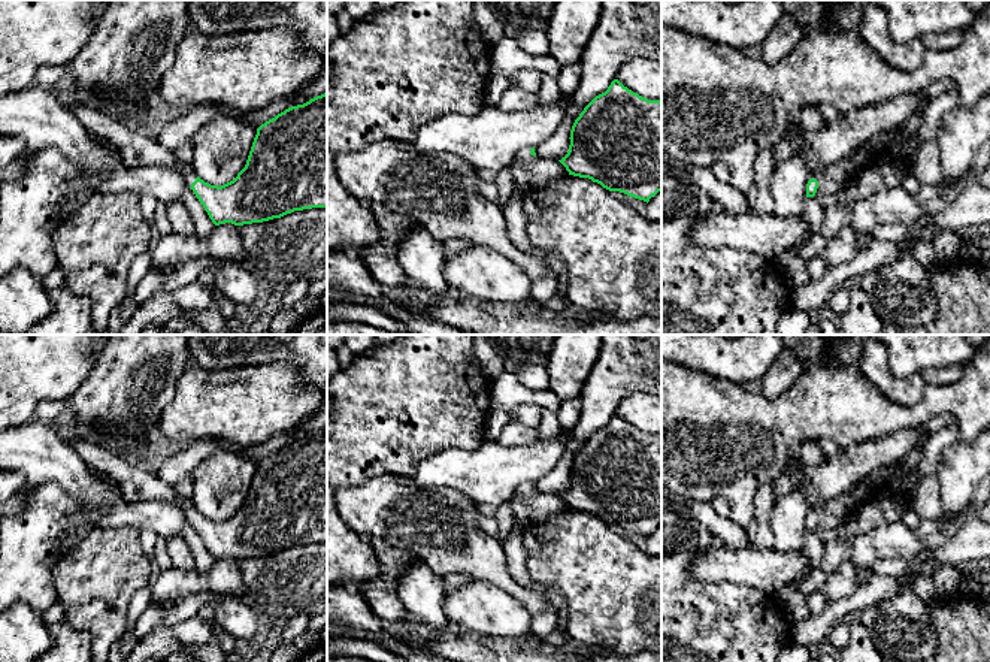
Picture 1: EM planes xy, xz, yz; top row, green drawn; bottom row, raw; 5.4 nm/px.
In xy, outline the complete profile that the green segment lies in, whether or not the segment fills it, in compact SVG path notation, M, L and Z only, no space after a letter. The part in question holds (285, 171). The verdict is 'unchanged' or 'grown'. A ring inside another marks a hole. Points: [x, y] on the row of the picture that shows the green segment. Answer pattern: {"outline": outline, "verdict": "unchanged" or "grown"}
{"outline": "M327 93L261 124L246 164L233 181L211 185L197 176L193 164L182 161L181 170L215 226L263 223L294 211L327 208Z", "verdict": "grown"}

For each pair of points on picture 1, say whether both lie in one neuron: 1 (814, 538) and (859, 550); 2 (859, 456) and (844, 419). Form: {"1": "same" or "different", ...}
{"1": "different", "2": "different"}

